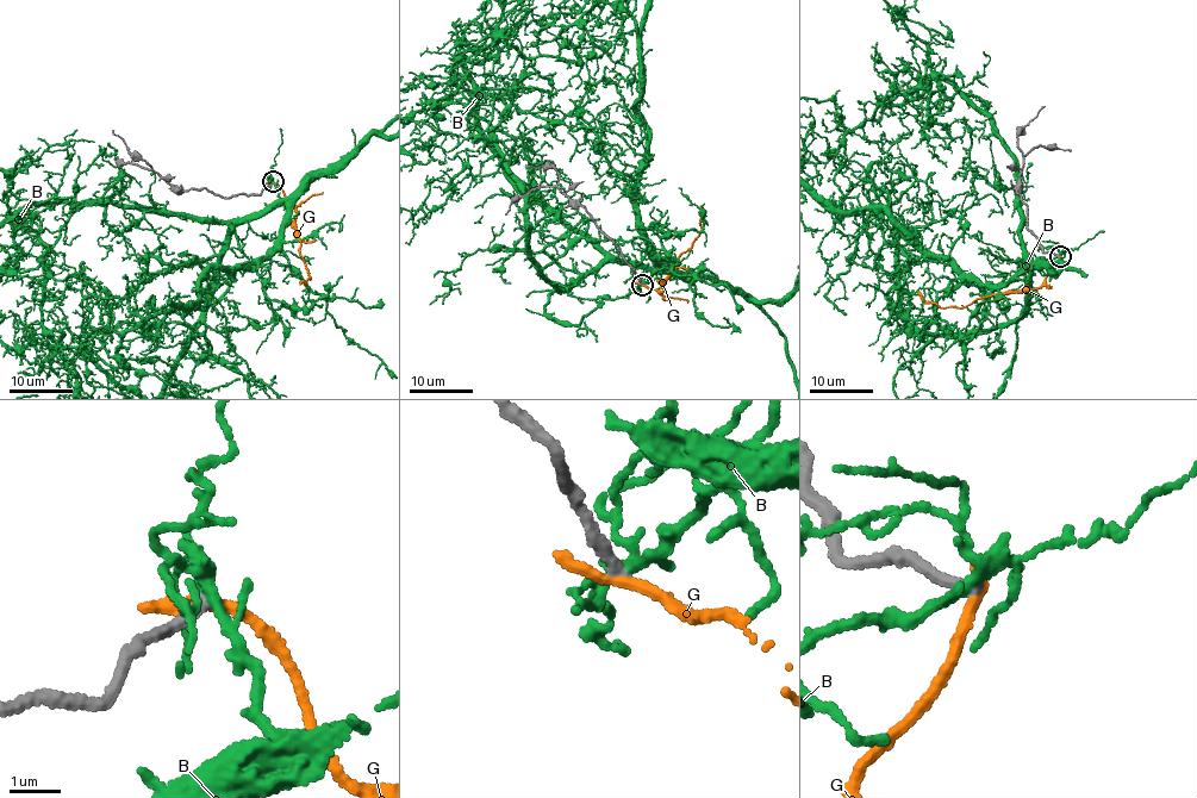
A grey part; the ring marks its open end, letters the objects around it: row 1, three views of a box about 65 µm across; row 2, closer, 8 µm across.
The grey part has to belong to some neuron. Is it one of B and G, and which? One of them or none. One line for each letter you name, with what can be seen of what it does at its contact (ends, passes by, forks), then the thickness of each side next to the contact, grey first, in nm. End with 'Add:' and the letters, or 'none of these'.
Add: none of these

